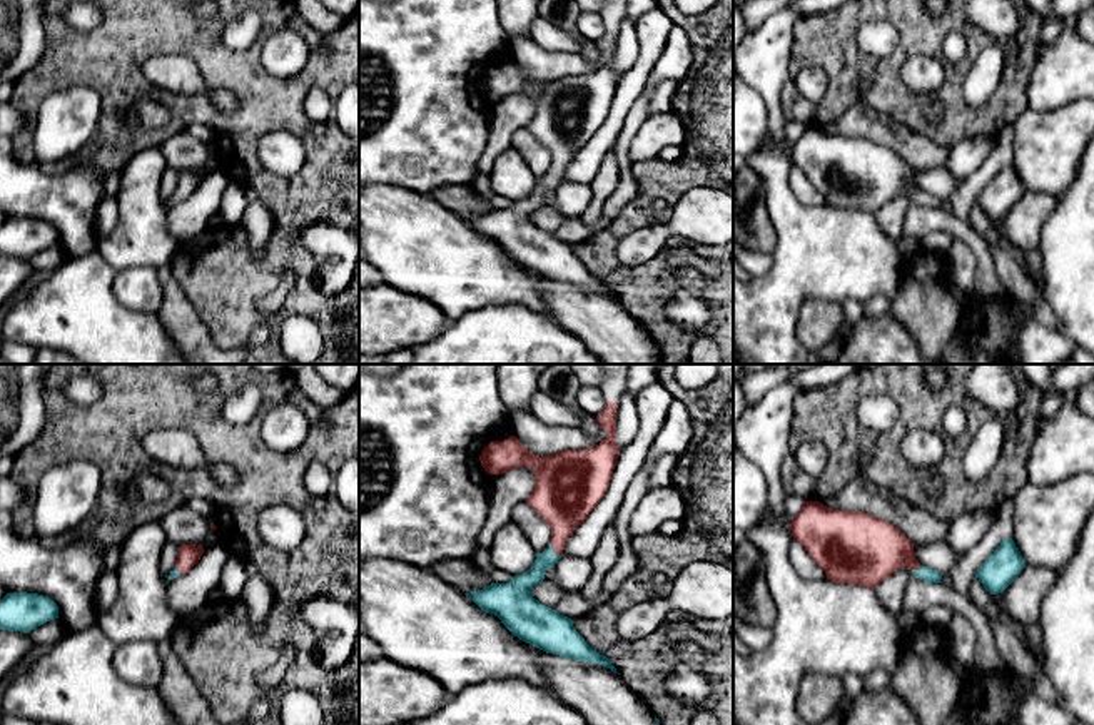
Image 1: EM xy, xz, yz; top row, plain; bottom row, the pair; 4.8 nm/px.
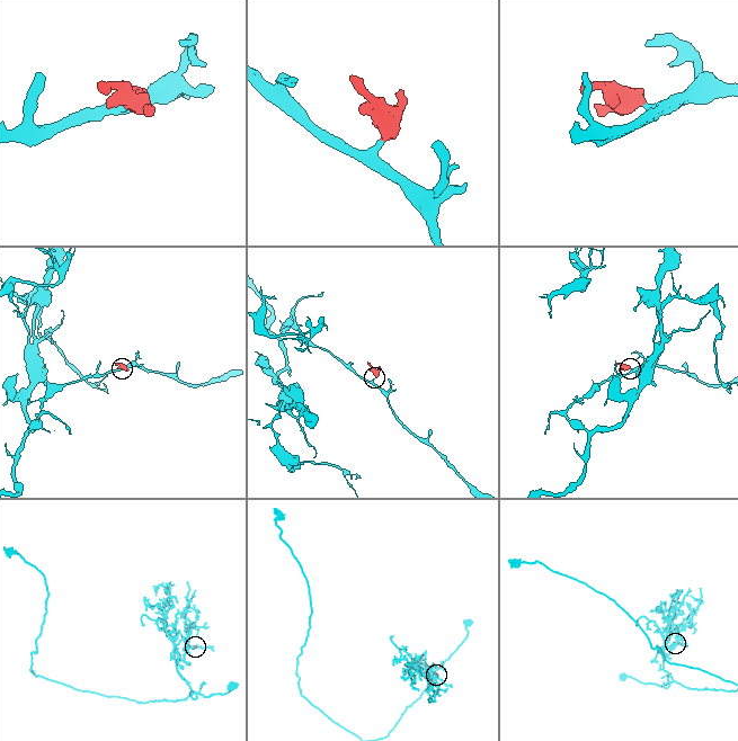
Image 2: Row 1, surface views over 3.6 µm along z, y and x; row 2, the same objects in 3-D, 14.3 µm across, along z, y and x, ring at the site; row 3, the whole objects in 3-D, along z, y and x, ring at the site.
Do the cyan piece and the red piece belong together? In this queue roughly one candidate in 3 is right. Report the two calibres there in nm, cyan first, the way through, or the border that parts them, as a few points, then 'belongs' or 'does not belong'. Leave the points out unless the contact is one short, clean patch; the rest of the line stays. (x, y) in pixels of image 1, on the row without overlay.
120/280 nm | across xz (518, 216), (538, 196), (552, 176), (562, 156), (563, 126) | belongs

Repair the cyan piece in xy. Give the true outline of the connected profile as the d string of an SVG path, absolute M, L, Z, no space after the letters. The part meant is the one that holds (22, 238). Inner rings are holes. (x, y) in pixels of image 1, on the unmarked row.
M7 219L0 227L0 256L30 259L58 244L58 232L38 219Z

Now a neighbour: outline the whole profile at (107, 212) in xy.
M117 195L104 197L97 207L95 229L99 237L109 236L119 224Z

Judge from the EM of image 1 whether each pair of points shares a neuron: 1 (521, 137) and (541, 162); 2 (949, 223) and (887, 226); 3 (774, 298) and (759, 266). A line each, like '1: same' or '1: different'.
1: same
2: different
3: different

